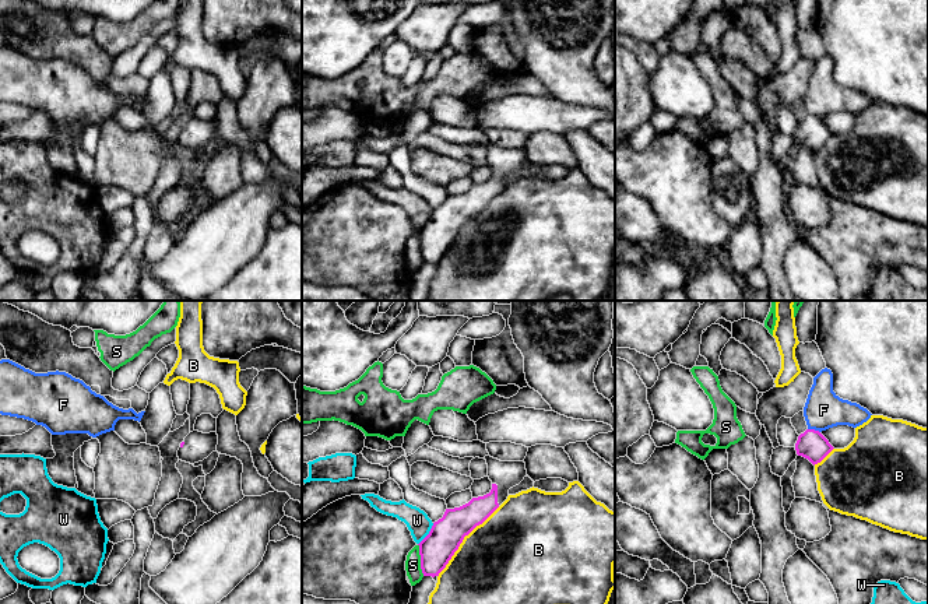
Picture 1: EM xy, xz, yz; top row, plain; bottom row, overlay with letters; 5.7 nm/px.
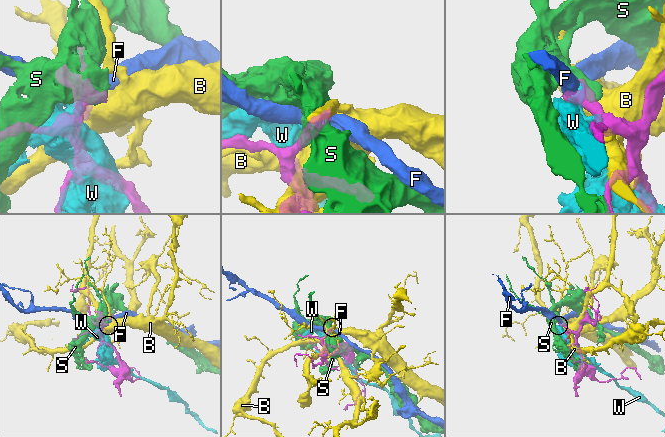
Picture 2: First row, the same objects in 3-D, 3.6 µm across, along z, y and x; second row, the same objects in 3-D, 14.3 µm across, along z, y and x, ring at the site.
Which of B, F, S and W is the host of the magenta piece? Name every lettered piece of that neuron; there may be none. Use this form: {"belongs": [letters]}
{"belongs": []}

